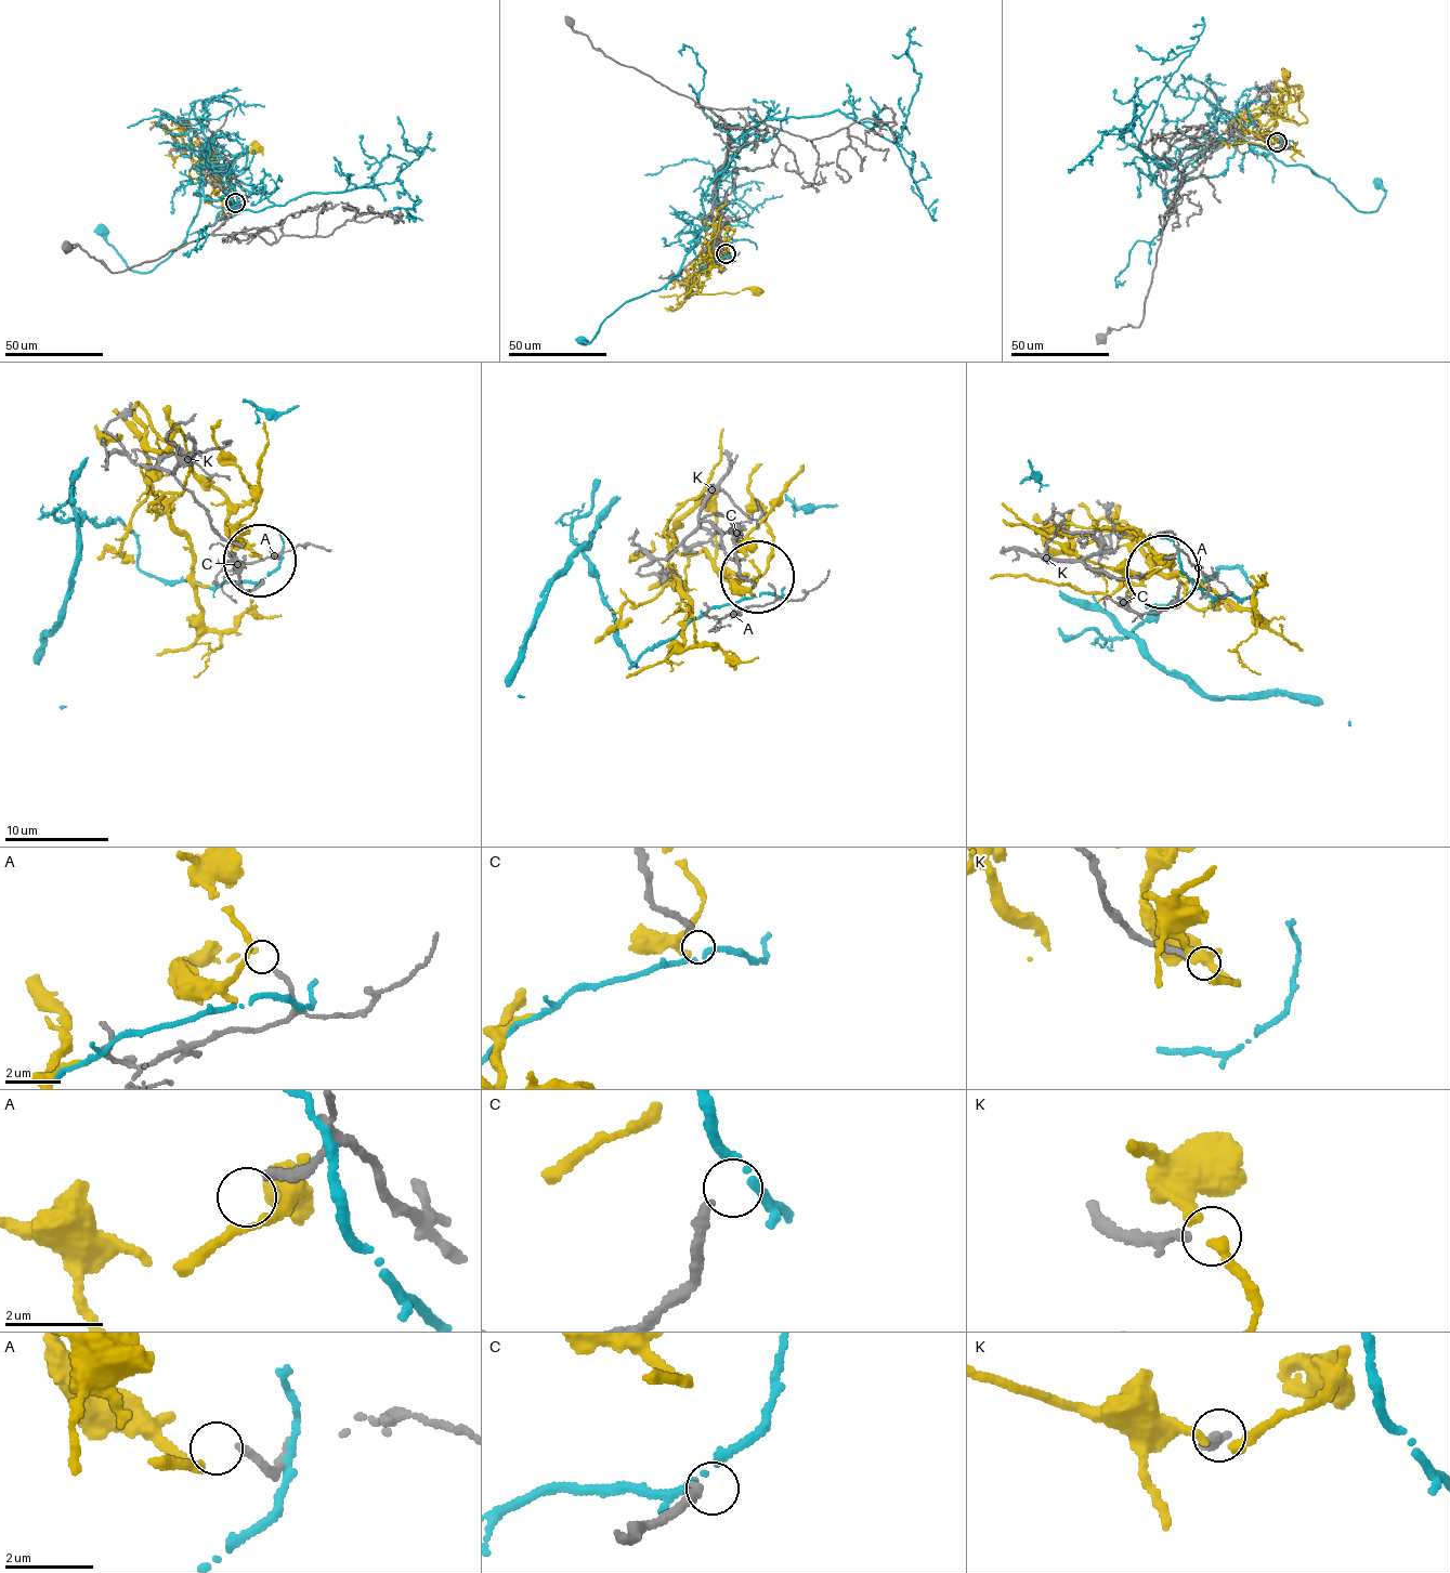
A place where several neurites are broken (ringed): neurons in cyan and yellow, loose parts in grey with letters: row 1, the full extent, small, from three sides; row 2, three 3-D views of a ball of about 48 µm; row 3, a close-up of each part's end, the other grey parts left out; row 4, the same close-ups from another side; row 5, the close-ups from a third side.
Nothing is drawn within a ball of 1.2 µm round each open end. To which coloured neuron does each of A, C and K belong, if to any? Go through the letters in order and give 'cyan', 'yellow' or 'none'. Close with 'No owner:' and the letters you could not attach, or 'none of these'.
A: none
C: none
K: none
No owner: A, C, K

